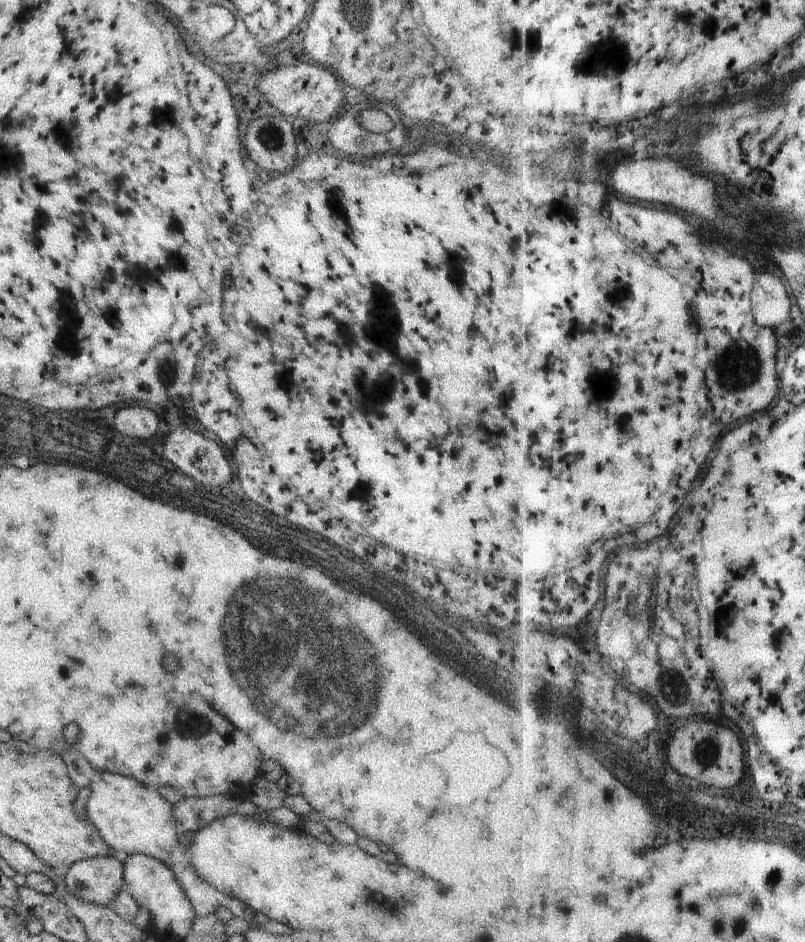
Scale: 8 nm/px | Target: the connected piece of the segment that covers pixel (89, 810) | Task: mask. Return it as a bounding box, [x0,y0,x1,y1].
[86,771,258,926]

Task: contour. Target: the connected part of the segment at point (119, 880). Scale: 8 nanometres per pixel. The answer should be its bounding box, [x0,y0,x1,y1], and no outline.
[63,855,124,908]

